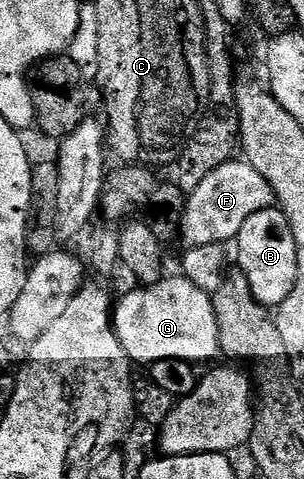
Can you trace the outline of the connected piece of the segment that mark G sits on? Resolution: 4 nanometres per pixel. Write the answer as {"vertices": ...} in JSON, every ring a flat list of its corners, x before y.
{"vertices":[[164,277,159,283,154,283,152,287,140,286,138,290,122,296,114,304,113,323,121,336,123,352,128,355,132,364,150,365,166,359,183,359,186,363,200,365,199,363,205,362,206,359,220,354,215,299,206,291,198,288,189,278,180,278]]}

